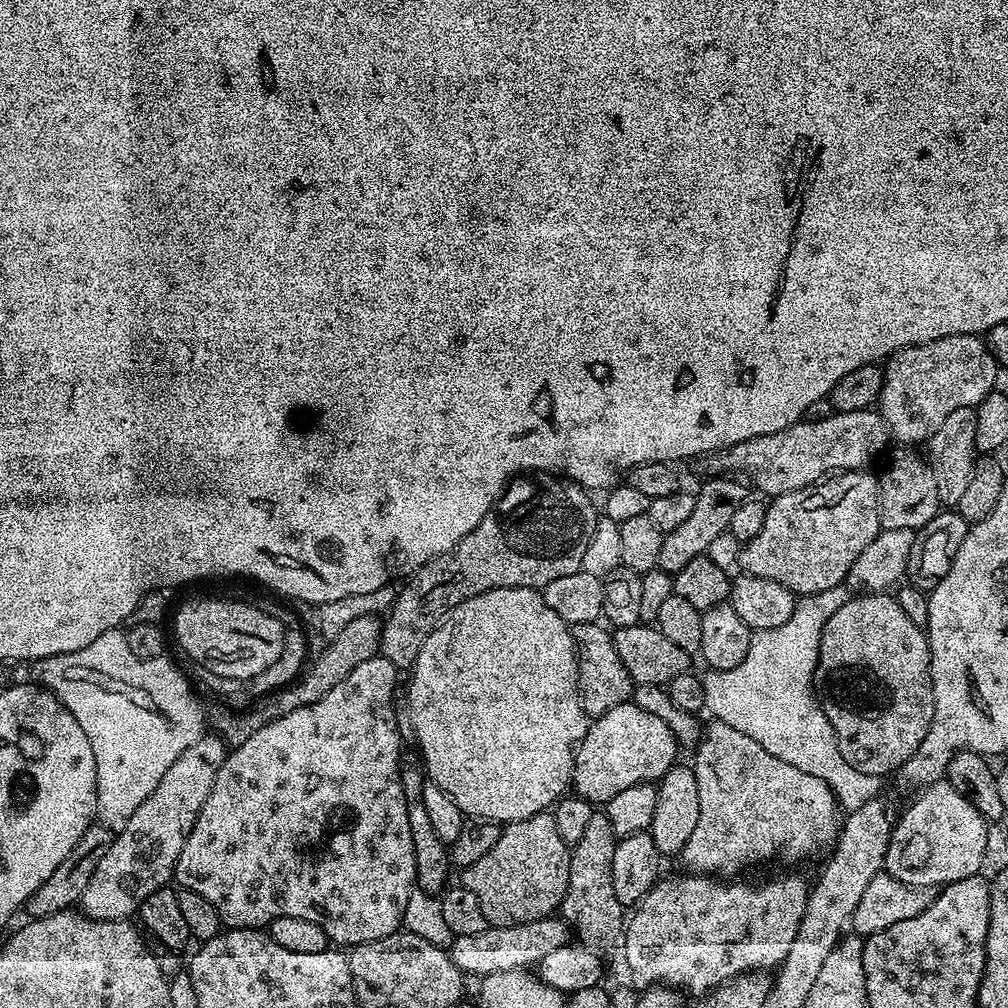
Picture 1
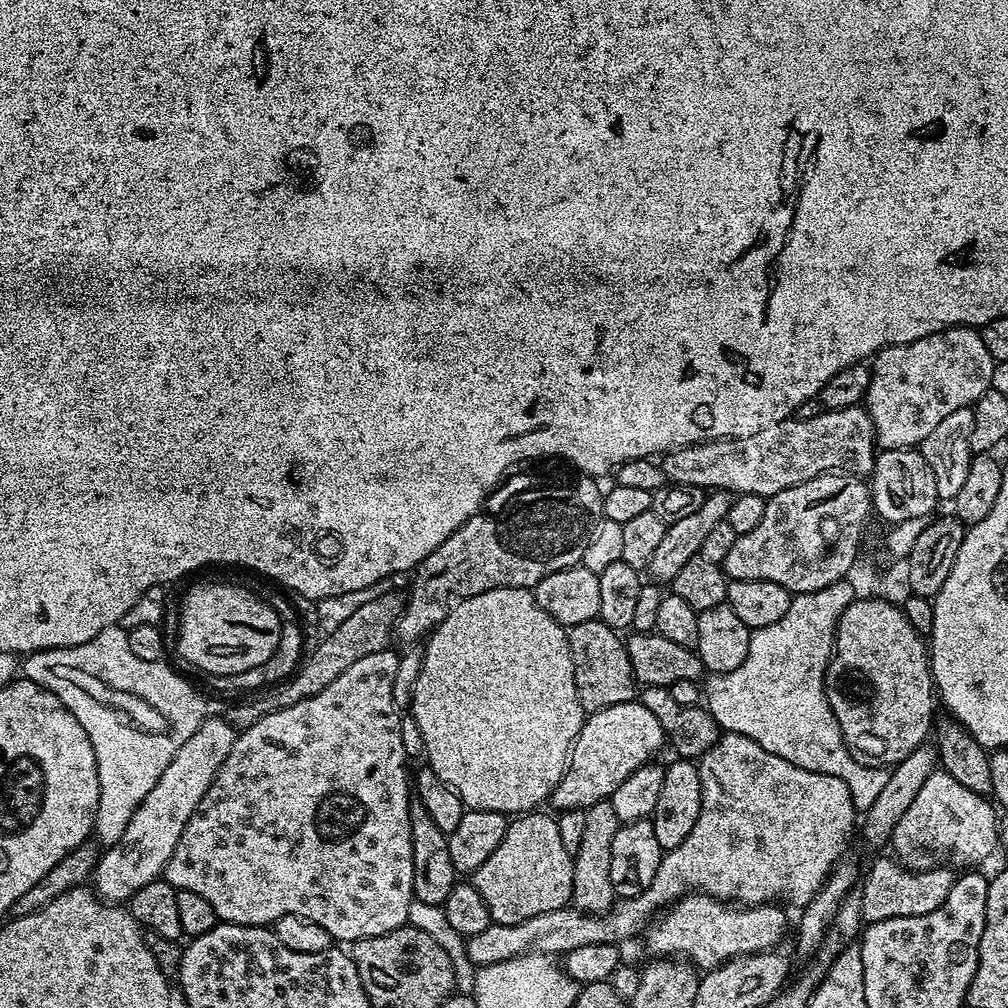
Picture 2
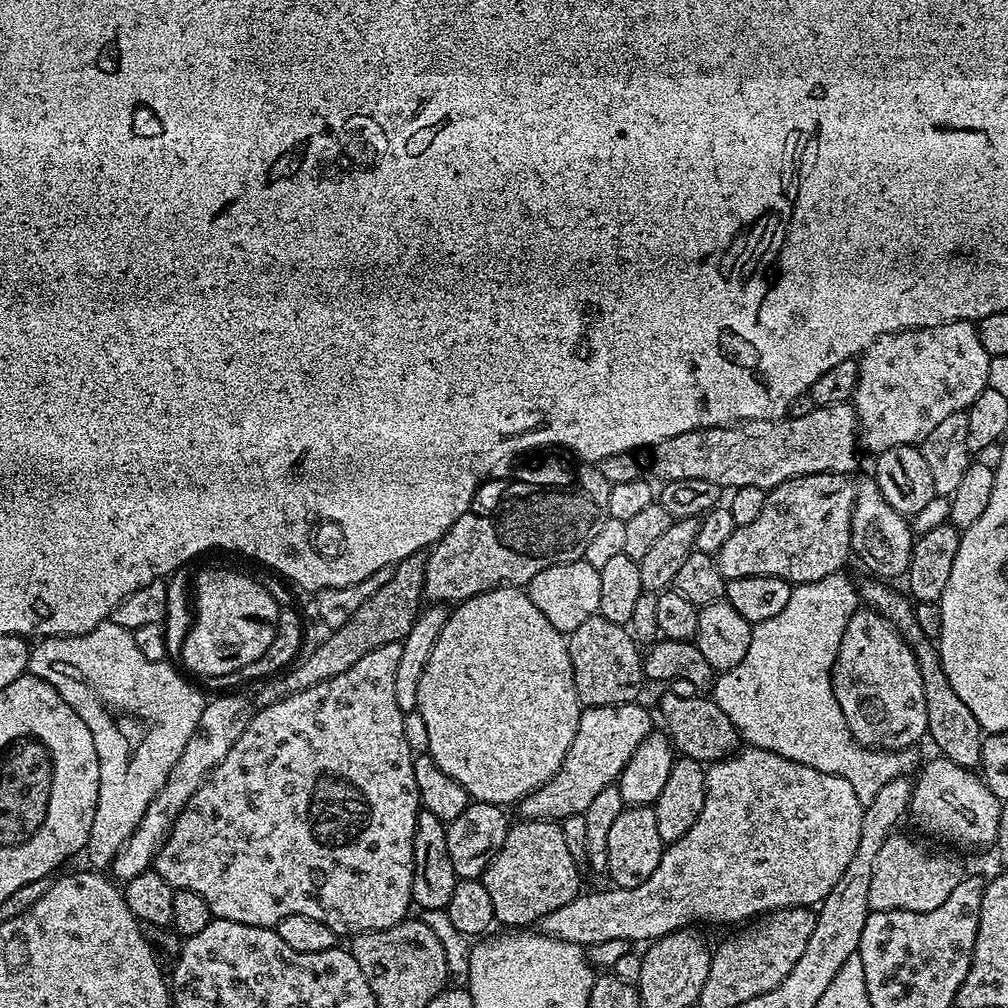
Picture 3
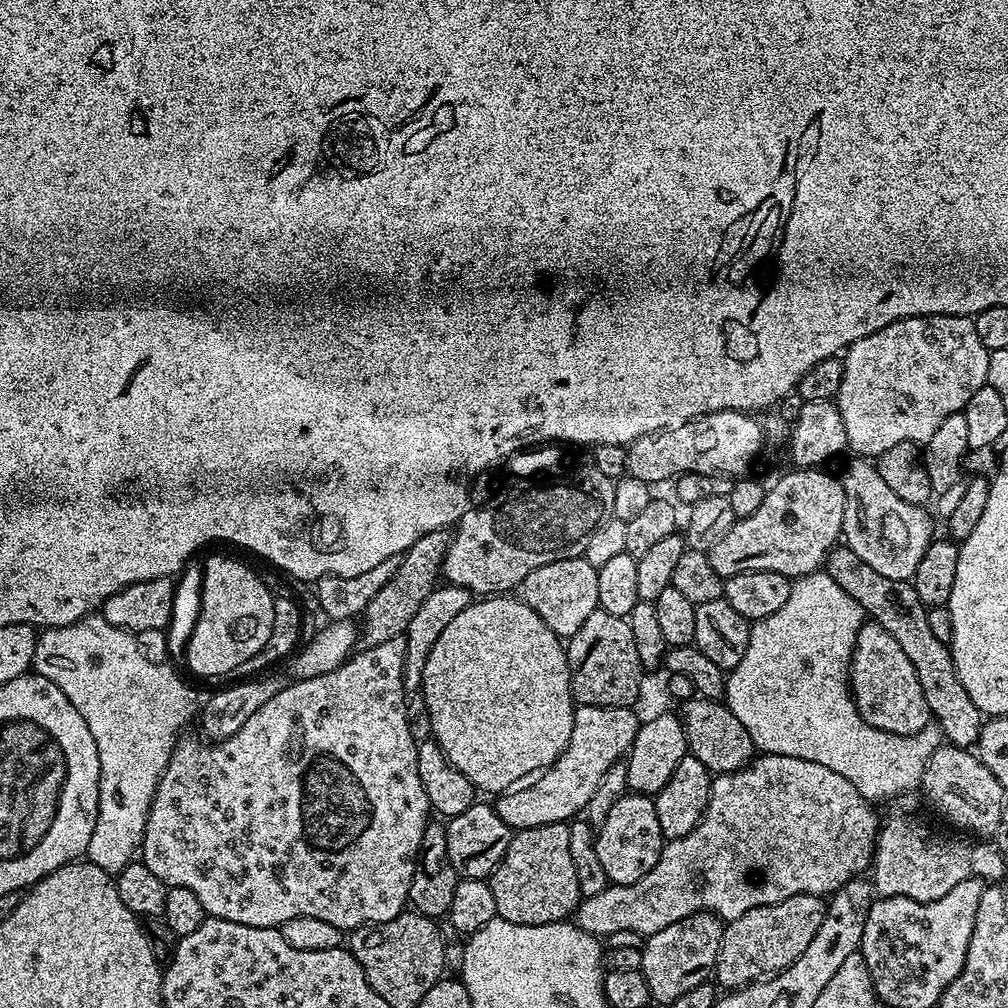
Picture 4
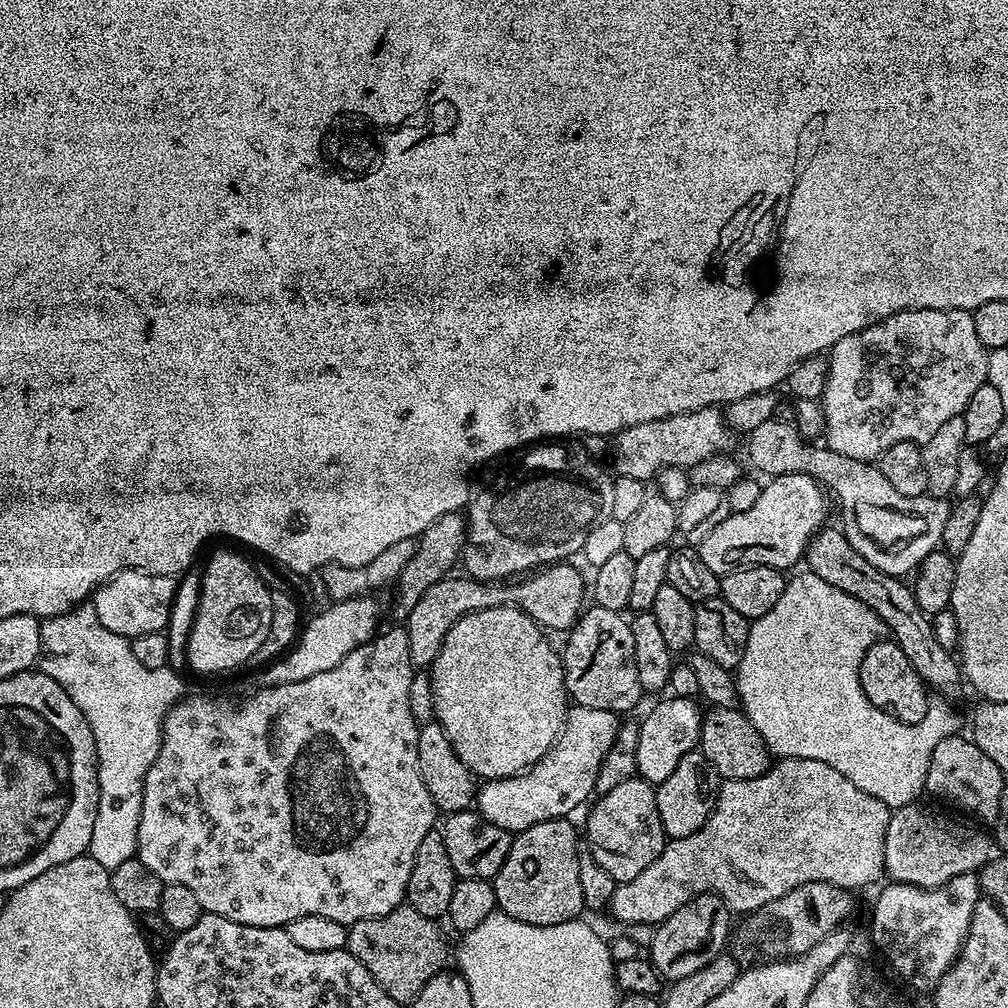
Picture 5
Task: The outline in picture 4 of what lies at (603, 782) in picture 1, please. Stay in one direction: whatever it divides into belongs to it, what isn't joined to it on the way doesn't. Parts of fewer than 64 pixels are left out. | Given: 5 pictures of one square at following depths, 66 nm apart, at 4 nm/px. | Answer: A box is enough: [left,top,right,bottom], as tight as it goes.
[494,705,642,830]

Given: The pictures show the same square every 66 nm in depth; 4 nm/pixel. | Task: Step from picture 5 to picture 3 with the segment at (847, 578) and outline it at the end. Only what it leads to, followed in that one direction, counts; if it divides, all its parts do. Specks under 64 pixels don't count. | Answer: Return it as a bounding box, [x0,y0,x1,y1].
[858,578,985,770]

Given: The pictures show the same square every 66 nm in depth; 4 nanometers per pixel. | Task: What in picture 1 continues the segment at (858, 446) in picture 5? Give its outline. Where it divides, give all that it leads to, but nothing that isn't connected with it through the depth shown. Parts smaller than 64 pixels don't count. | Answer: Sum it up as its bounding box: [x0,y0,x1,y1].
[878,336,998,446]

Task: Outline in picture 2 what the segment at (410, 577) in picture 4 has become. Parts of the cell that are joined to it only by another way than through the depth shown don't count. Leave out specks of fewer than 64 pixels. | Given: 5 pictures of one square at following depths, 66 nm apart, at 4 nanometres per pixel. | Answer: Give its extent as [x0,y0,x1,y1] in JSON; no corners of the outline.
[226,591,405,730]

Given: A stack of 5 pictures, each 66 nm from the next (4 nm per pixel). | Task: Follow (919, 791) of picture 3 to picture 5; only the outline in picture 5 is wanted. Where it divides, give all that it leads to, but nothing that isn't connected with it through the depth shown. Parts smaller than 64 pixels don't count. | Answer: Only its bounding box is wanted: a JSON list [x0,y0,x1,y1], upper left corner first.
[926,734,1006,822]

